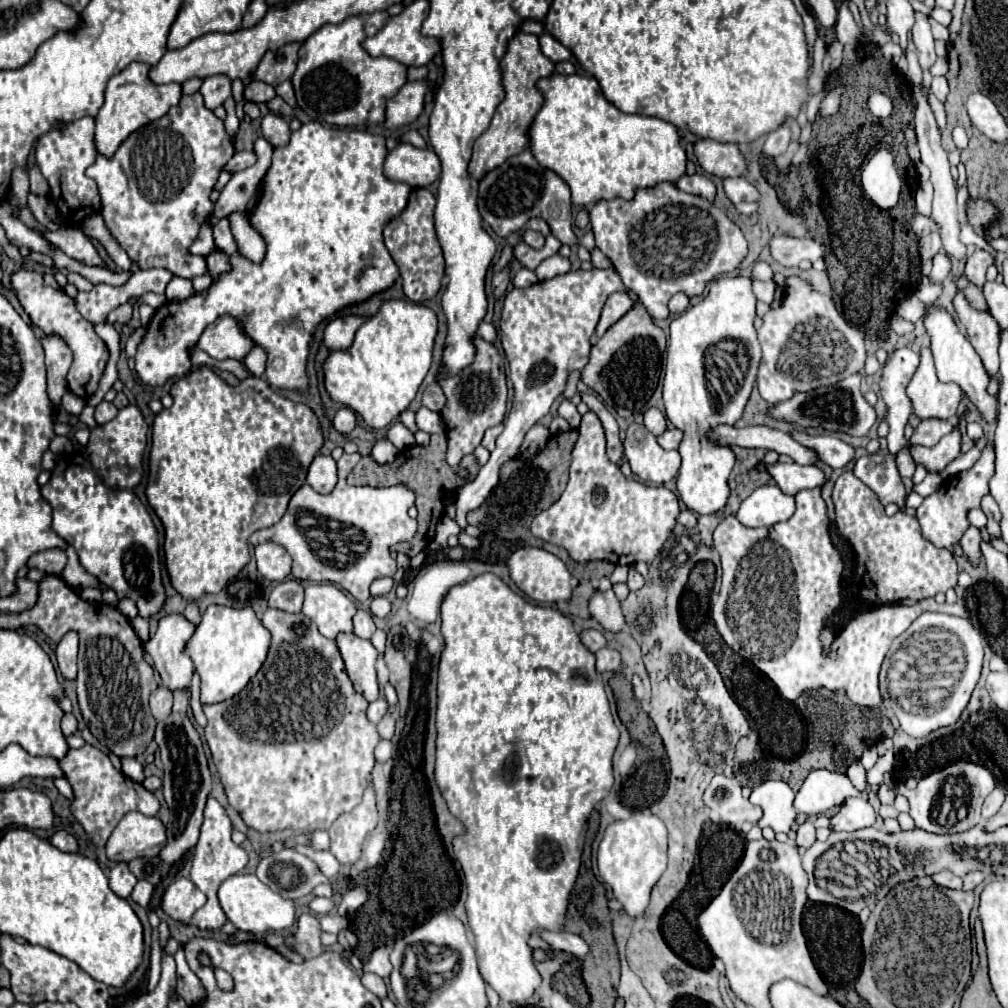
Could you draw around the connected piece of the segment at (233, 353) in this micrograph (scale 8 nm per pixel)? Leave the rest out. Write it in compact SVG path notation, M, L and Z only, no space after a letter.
M224 315L204 329L198 347L216 361L244 359L252 349L252 341L246 337L236 319Z

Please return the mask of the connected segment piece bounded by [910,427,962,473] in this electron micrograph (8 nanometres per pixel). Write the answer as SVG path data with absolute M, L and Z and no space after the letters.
M954 427L948 435L940 439L936 447L910 447L910 453L916 463L924 465L932 473L940 473L952 459L960 455L960 443L962 433L958 427Z

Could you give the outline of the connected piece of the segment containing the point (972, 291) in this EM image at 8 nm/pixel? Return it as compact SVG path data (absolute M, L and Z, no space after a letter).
M960 271L958 275L956 275L956 289L968 299L968 305L972 307L972 309L976 309L976 311L988 311L988 303L986 303L986 299L984 299L984 295L982 295L982 291L964 275L964 271Z

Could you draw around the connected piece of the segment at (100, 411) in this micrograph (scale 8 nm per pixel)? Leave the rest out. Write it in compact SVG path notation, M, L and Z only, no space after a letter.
M102 401L98 407L96 407L96 423L98 425L104 425L108 421L112 421L116 417L118 409L114 407L114 403L108 403L108 401Z

